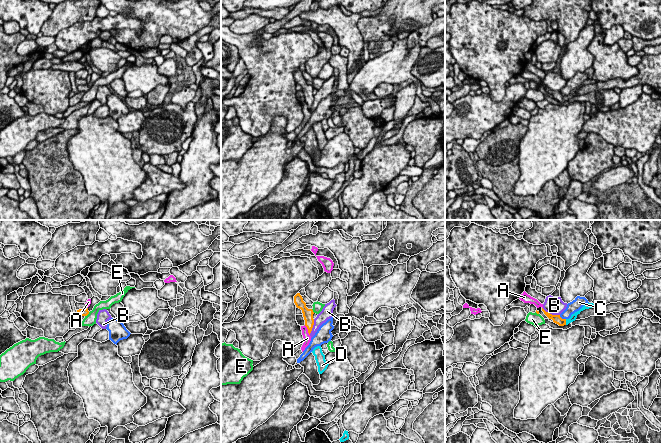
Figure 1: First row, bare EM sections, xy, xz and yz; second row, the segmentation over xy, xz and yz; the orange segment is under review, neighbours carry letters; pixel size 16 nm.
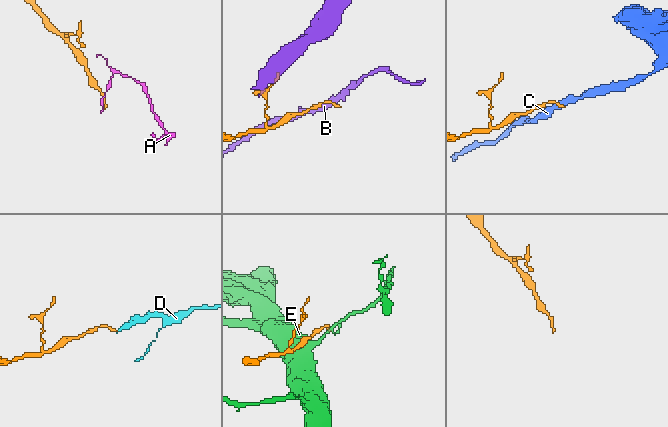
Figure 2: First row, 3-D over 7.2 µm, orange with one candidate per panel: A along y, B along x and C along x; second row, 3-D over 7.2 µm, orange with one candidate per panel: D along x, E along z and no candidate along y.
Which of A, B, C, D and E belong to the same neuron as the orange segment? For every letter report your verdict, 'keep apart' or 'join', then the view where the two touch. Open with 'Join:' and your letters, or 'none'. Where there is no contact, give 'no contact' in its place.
Join: D
A: keep apart; meets orange in xz
B: keep apart; meets orange in yz
C: keep apart; meets orange in yz
D: join; meets orange in yz
E: keep apart; meets orange in xy

